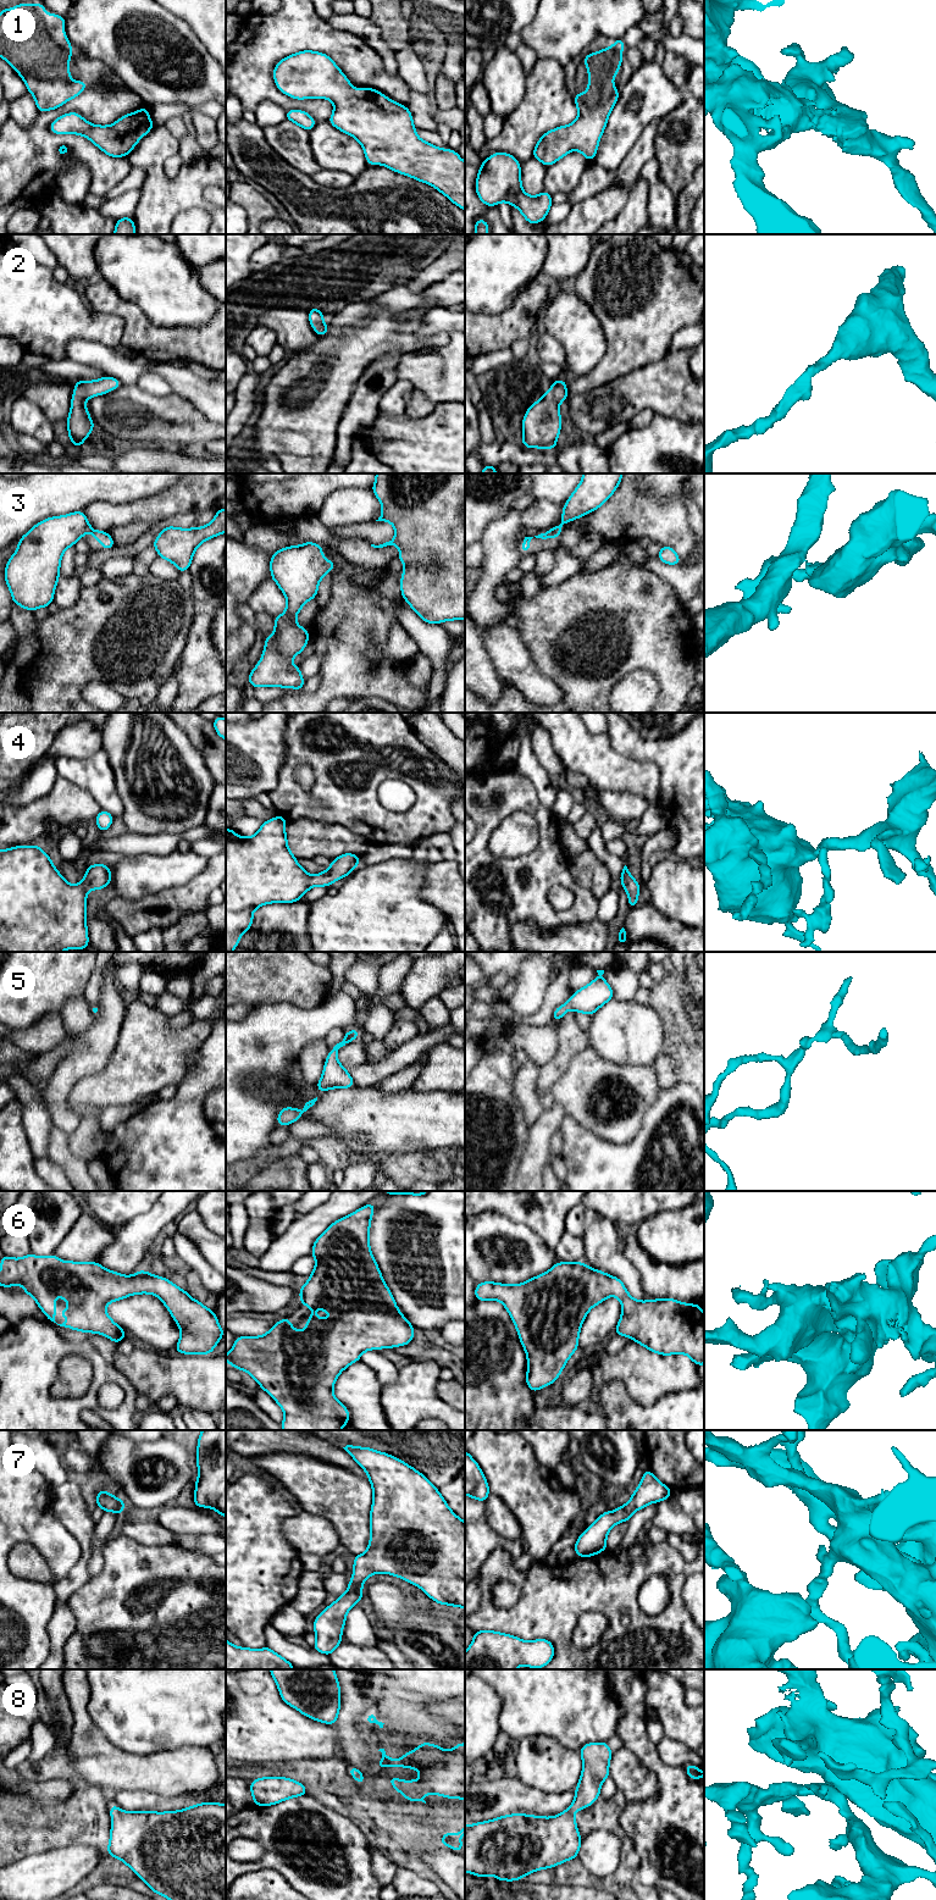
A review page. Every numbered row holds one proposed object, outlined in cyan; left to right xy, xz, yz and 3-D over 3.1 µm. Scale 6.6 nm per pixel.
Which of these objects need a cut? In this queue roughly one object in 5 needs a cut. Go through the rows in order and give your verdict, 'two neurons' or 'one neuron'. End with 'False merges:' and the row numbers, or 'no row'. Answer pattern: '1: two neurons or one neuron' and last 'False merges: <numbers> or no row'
1: one neuron
2: one neuron
3: one neuron
4: one neuron
5: one neuron
6: one neuron
7: one neuron
8: one neuron
False merges: no row

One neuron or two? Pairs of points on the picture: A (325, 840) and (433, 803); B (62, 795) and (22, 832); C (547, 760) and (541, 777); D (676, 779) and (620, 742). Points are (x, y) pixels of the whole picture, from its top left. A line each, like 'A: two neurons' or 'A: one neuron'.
A: two neurons
B: one neuron
C: two neurons
D: one neuron

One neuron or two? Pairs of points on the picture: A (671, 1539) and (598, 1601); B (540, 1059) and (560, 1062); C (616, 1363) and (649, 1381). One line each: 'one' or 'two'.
A: two
B: two
C: one

